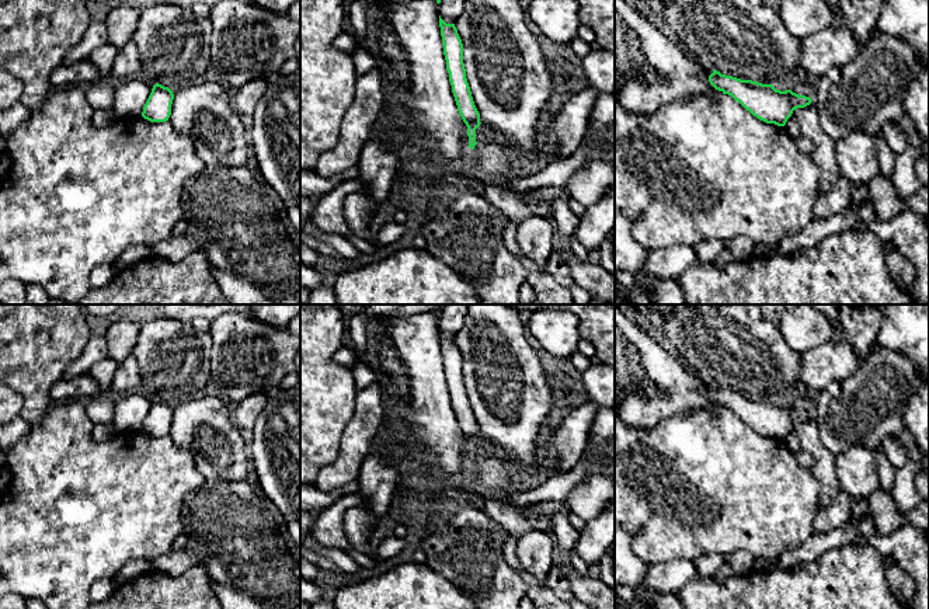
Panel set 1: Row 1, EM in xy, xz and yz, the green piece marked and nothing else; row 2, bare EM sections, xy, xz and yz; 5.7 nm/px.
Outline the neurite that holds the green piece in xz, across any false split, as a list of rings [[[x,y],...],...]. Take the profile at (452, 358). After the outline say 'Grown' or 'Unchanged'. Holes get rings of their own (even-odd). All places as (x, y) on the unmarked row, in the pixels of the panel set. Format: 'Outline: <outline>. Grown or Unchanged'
Outline: [[[441,330],[439,341],[452,407],[457,420],[457,425],[467,441],[469,462],[473,464],[477,459],[476,443],[480,441],[481,436],[466,393],[466,383],[463,377],[463,358],[455,338],[446,338],[441,333]]]. Unchanged

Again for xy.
Outline: [[[156,397],[143,421],[142,431],[150,436],[166,436],[171,429],[174,408],[168,401]]]. Unchanged

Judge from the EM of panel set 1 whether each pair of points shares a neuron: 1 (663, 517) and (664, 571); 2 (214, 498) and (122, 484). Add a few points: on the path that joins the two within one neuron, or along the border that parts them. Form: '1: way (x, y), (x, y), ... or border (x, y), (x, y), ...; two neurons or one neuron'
1: border (692, 560), (671, 559), (647, 566); two neurons
2: border (208, 482), (184, 498), (181, 526); two neurons

